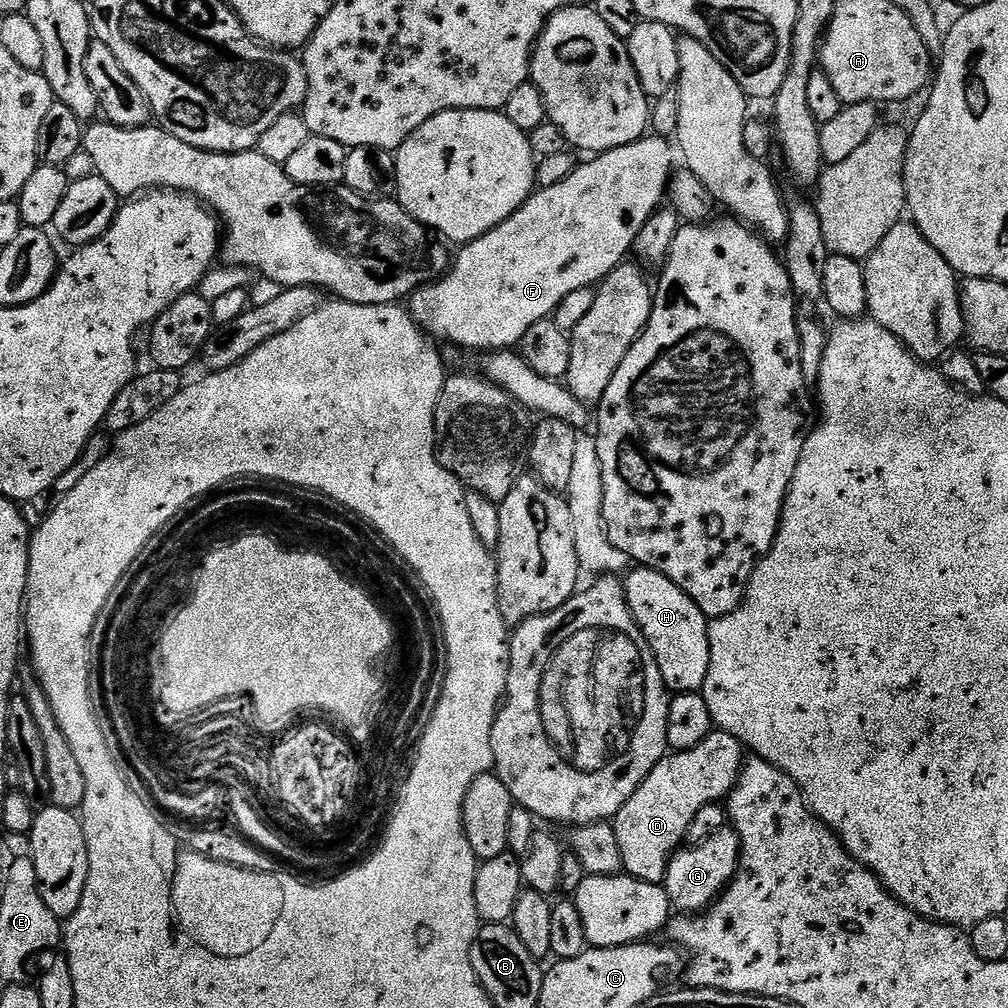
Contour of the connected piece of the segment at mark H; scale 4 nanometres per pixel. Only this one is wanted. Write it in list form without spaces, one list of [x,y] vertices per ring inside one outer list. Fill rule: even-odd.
[[[633,567],[623,585],[628,609],[658,662],[662,682],[669,693],[700,692],[706,682],[706,670],[710,670],[709,617],[704,616],[696,603],[681,588],[674,586],[670,578],[653,568]]]

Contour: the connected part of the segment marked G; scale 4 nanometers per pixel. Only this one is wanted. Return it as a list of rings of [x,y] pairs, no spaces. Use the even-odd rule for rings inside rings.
[[[726,826],[706,838],[706,842],[681,847],[672,853],[664,875],[664,889],[671,907],[684,914],[700,914],[720,897],[734,878],[740,864],[740,839],[732,827]]]

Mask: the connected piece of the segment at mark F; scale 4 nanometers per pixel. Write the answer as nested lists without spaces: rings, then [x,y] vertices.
[[[645,135],[643,140],[635,140],[632,144],[618,146],[609,152],[593,155],[591,158],[585,159],[588,160],[585,164],[584,161],[577,163],[576,169],[566,178],[562,178],[562,182],[558,182],[549,188],[533,191],[532,195],[528,197],[528,201],[510,218],[506,218],[506,222],[502,222],[494,230],[482,234],[469,244],[463,245],[457,251],[460,253],[454,256],[450,267],[443,275],[412,293],[410,311],[421,332],[431,337],[433,341],[445,340],[448,344],[457,344],[460,348],[469,348],[472,352],[484,352],[483,354],[515,349],[519,345],[520,339],[526,334],[526,330],[530,330],[530,326],[534,326],[534,322],[549,319],[562,302],[562,298],[566,298],[566,294],[574,294],[574,290],[599,285],[600,281],[605,280],[619,264],[623,264],[629,259],[642,226],[646,226],[646,222],[652,217],[652,213],[661,207],[668,190],[668,181],[674,175],[672,152],[668,149],[668,144],[669,141],[663,136]]]

